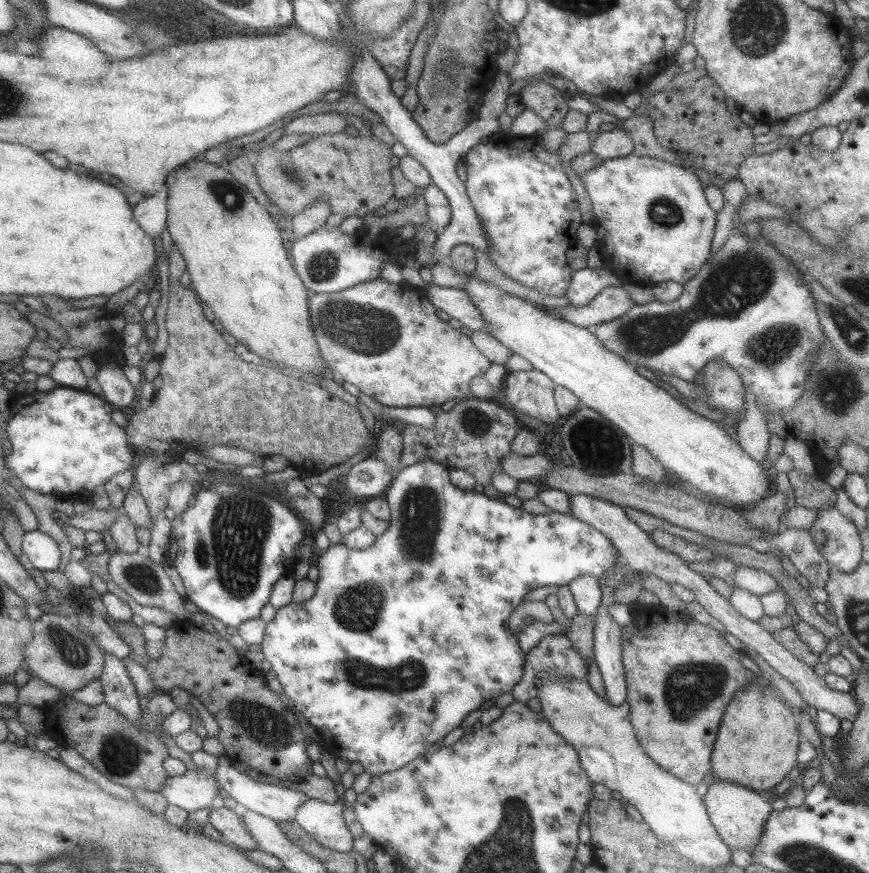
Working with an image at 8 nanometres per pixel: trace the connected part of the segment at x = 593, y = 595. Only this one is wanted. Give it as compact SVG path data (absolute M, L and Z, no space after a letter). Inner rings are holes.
M583 574L583 576L577 576L569 584L566 584L578 612L589 614L591 617L597 614L597 608L601 604L601 589L597 584L597 579L595 576Z

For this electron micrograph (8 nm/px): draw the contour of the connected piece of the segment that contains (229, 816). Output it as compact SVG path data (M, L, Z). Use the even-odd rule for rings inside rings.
M221 804L211 806L209 822L225 842L234 844L236 847L245 850L257 850L257 841L251 837L251 833L242 822L242 818L237 816L231 809L224 808Z

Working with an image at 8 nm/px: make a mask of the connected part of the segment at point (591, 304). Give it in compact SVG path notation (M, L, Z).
M607 286L599 294L595 294L588 303L585 303L585 306L566 305L553 309L547 308L545 311L559 320L571 322L583 329L592 329L596 324L609 322L625 314L627 310L633 308L633 305L635 302L629 298L629 294L621 286Z

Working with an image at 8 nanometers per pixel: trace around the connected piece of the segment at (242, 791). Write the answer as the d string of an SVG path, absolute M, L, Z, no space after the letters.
M221 756L217 759L215 778L217 778L217 782L219 782L219 787L223 789L229 797L233 798L236 804L241 804L246 810L248 809L275 822L291 822L295 817L298 806L309 799L309 796L305 796L301 791L295 792L295 790L291 790L291 788L287 788L287 786L258 782L251 779L249 775L241 774L241 772L233 768L232 762L228 760L226 756Z

